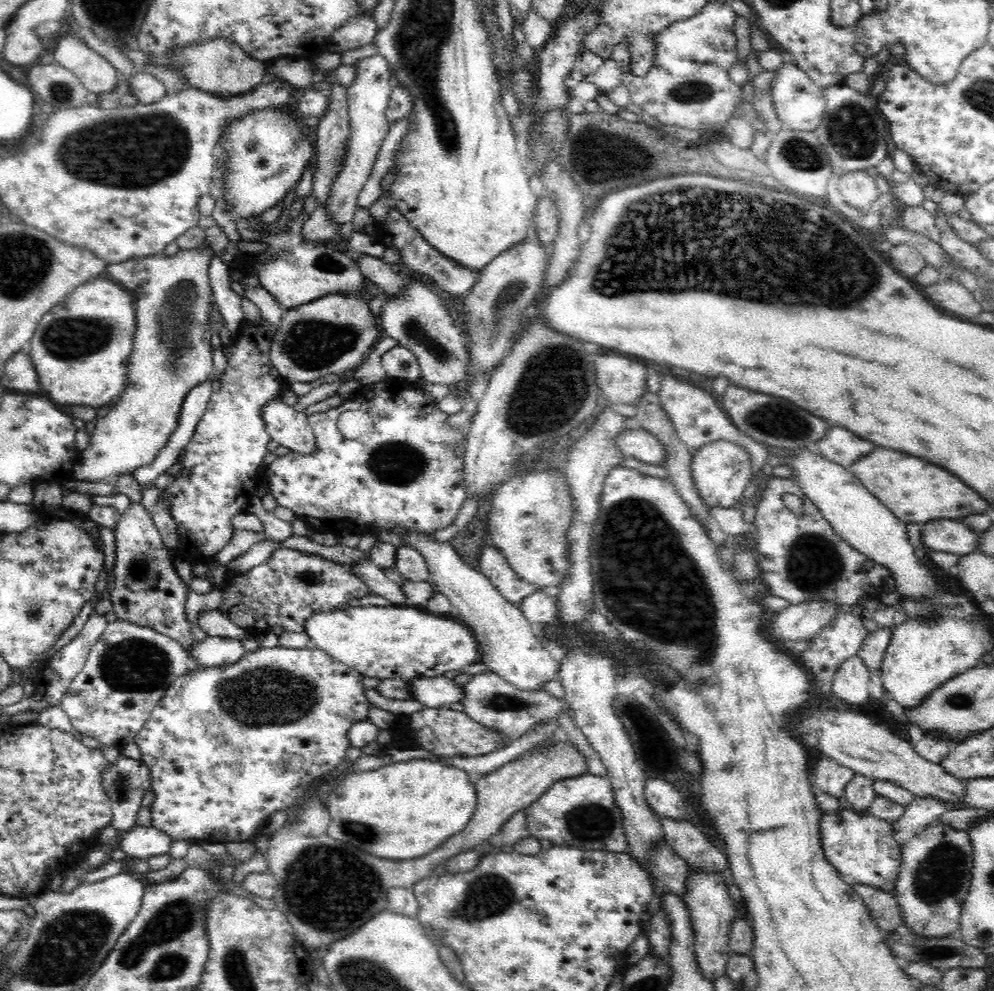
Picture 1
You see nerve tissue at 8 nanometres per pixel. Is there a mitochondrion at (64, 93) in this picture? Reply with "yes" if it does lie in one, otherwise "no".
yes

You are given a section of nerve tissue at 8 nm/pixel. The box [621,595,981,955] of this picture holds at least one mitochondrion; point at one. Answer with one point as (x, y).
(938, 873)

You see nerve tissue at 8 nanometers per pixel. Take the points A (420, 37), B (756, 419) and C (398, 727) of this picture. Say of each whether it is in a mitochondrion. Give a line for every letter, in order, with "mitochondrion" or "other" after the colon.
A: mitochondrion
B: mitochondrion
C: other

